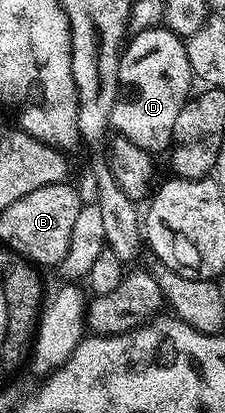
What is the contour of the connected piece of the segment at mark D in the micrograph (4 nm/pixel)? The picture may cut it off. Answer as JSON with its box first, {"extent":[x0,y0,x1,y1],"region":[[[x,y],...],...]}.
{"extent":[111,26,193,154],"region":[[[166,26],[136,31],[126,41],[123,54],[119,57],[119,83],[125,89],[125,98],[116,100],[113,106],[111,128],[118,135],[129,138],[133,146],[141,146],[141,150],[152,154],[166,153],[172,145],[171,135],[177,122],[177,114],[181,114],[181,106],[185,106],[193,92],[189,54],[185,54],[182,38]]]}

